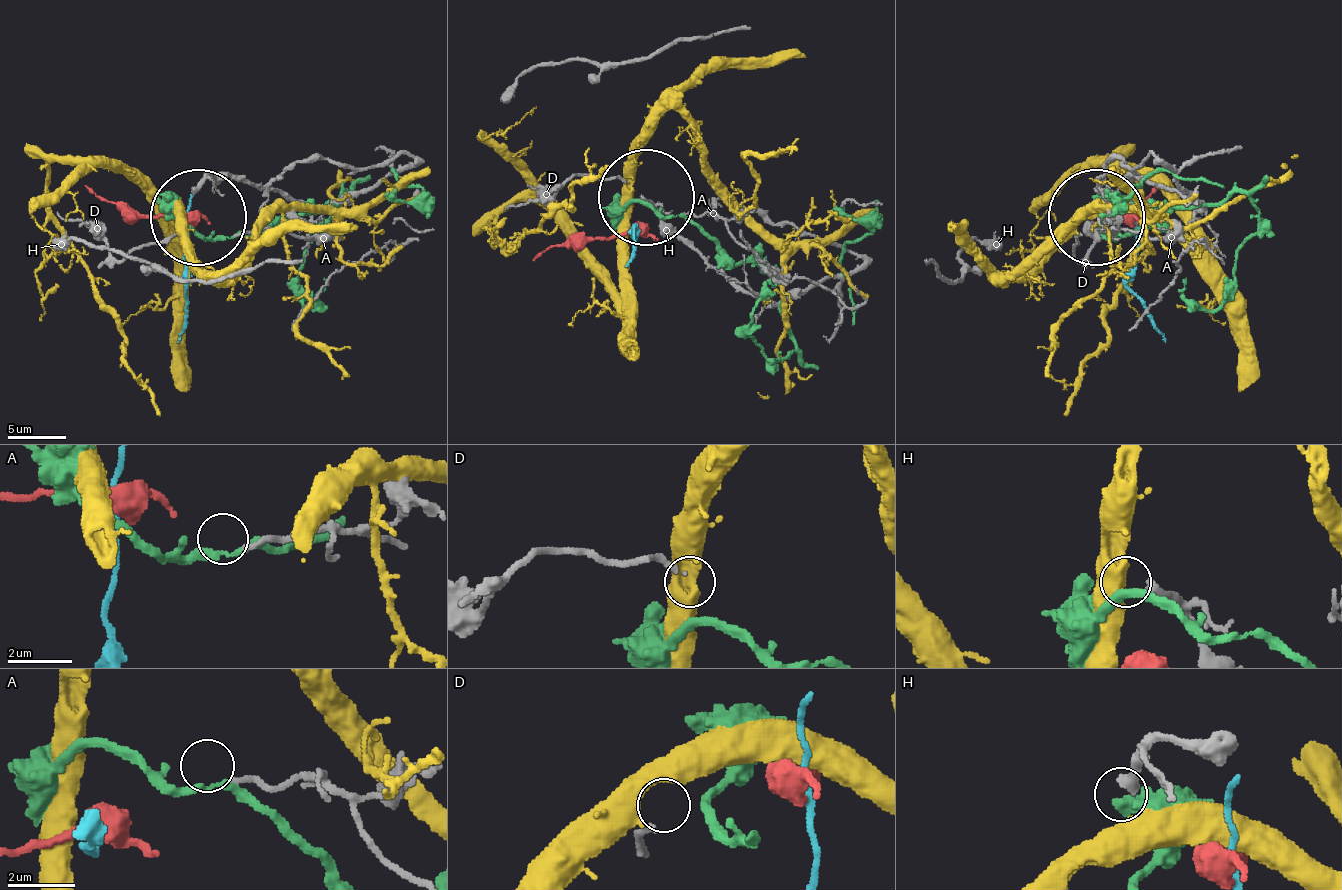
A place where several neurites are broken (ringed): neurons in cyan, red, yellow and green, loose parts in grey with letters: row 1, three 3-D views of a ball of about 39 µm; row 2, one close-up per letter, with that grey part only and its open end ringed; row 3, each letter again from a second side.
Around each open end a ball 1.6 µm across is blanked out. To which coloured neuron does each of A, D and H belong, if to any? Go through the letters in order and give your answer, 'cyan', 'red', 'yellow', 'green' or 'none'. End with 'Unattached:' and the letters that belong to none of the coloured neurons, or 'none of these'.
A: none
D: none
H: none
Unattached: A, D, H

